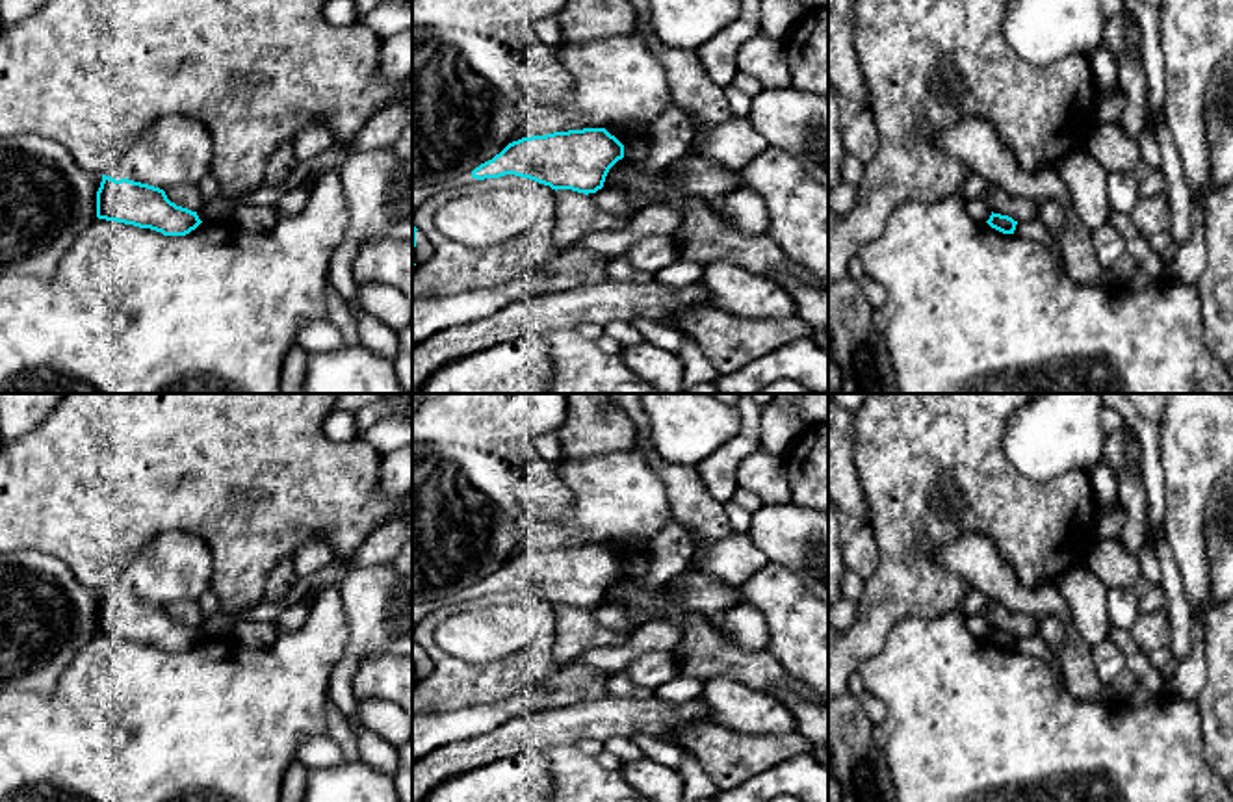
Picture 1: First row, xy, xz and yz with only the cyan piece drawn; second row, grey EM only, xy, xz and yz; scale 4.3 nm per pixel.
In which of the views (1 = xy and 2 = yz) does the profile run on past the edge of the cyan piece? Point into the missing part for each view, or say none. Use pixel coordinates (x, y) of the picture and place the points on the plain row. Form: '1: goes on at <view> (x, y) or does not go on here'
1: does not go on here
2: does not go on here

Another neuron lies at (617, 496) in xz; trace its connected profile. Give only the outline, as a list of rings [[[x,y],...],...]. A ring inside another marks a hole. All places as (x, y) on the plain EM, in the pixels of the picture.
[[[611,394],[639,431],[629,451],[557,459],[555,472],[572,492],[574,507],[553,522],[518,518],[511,559],[553,548],[652,538],[674,520],[668,490],[648,459],[648,416],[641,394]]]

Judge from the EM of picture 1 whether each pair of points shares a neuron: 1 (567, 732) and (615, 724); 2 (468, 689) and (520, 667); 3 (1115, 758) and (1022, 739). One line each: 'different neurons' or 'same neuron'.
1: same neuron
2: same neuron
3: same neuron

